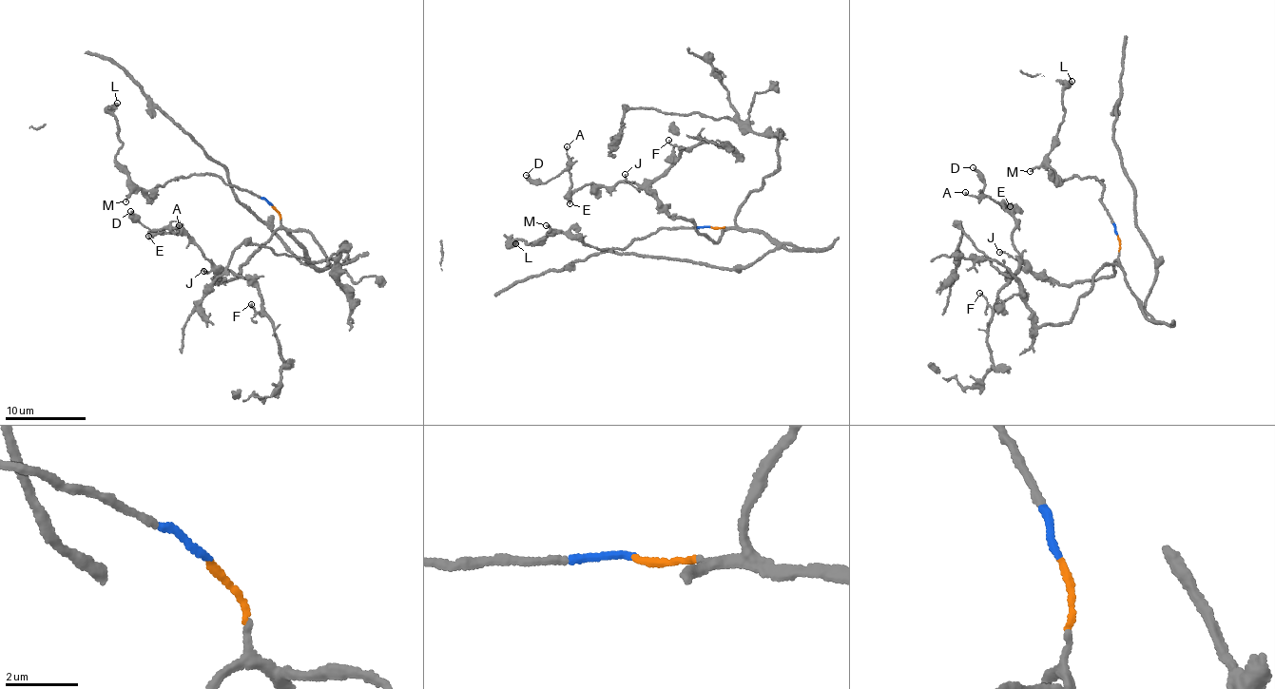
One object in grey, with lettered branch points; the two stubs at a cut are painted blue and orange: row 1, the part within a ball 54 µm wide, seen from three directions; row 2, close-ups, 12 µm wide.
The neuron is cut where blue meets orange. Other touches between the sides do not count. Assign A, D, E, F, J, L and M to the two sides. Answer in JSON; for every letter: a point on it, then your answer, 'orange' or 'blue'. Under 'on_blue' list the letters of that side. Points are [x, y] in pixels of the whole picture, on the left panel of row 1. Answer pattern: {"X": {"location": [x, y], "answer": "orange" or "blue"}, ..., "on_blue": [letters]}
{"A": {"location": [179, 225], "answer": "orange"}, "D": {"location": [130, 211], "answer": "orange"}, "E": {"location": [148, 236], "answer": "orange"}, "F": {"location": [251, 304], "answer": "orange"}, "J": {"location": [203, 271], "answer": "orange"}, "L": {"location": [117, 103], "answer": "blue"}, "M": {"location": [125, 201], "answer": "blue"}, "on_blue": ["L", "M"]}

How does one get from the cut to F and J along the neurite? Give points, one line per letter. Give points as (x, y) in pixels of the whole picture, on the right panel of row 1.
F: (1117, 236), (1112, 275), (1057, 283), (1043, 280), (1022, 261), (994, 304), (979, 292)
J: (1117, 236), (1118, 257), (1112, 275), (1098, 279), (1076, 279), (1069, 284), (1050, 282), (1021, 260), (998, 253)

